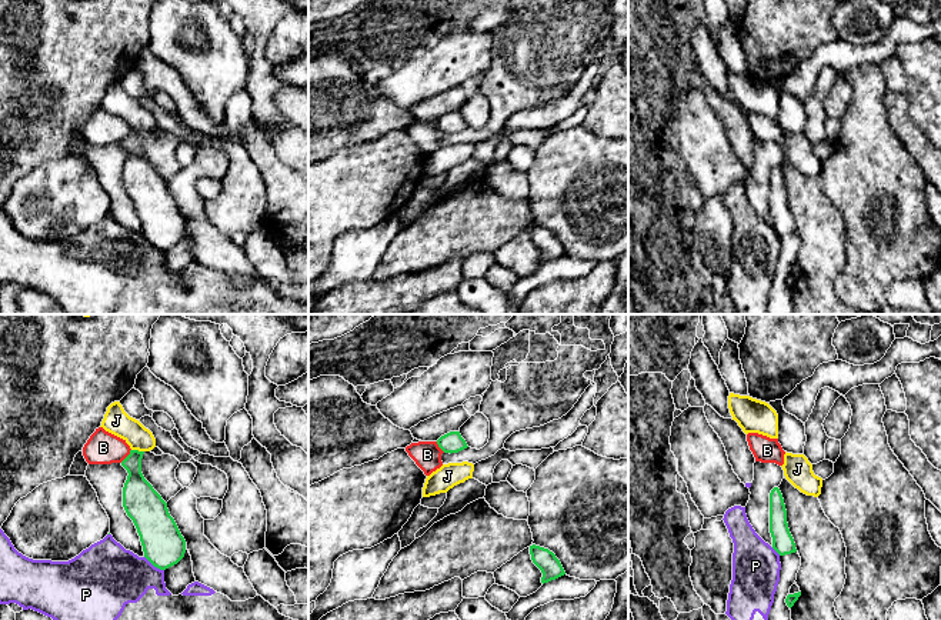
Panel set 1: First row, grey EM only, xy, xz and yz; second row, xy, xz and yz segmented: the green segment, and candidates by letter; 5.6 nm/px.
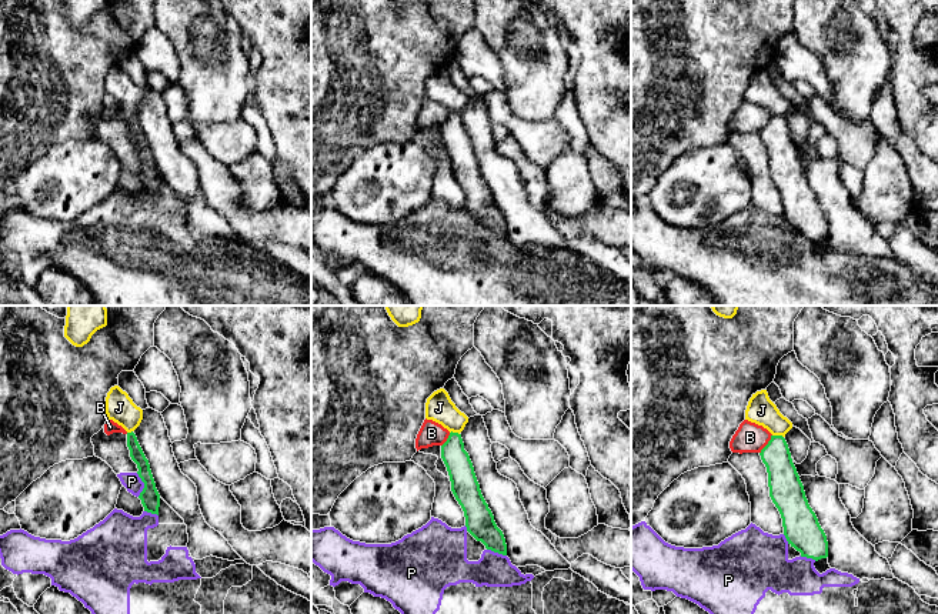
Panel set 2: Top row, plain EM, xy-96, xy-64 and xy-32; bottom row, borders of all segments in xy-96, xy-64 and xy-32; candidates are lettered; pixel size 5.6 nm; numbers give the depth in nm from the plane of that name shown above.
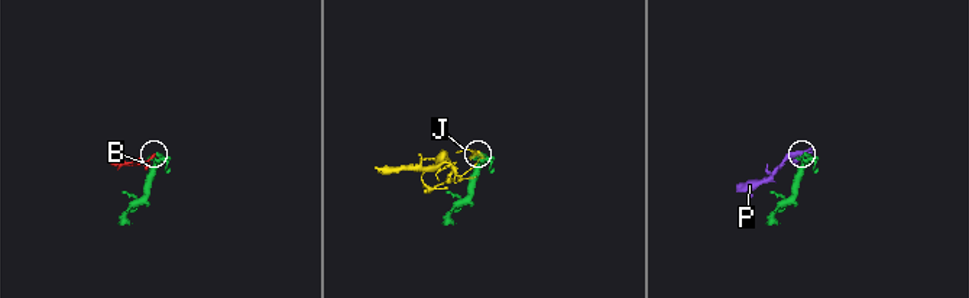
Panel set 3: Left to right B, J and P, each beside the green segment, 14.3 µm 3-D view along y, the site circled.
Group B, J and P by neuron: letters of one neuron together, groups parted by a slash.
B J / P

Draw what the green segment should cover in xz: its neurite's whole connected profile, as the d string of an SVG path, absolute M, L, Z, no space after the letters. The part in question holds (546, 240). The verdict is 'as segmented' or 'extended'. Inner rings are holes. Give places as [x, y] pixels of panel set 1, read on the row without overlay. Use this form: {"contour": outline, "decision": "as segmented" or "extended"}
{"contour": "M530 226L533 243L541 250L543 266L527 277L520 277L507 299L520 306L537 287L554 280L574 280L585 277L597 264L595 260L580 260L565 254L560 240L553 231L540 226Z", "decision": "extended"}

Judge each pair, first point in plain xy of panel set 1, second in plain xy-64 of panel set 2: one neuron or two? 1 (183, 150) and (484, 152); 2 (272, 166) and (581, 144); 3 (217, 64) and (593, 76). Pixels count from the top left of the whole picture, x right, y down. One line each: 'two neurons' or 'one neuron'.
1: two neurons
2: two neurons
3: two neurons

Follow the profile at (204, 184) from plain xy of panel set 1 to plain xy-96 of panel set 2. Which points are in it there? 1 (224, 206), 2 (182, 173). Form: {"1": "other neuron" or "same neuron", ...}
{"1": "same neuron", "2": "other neuron"}

